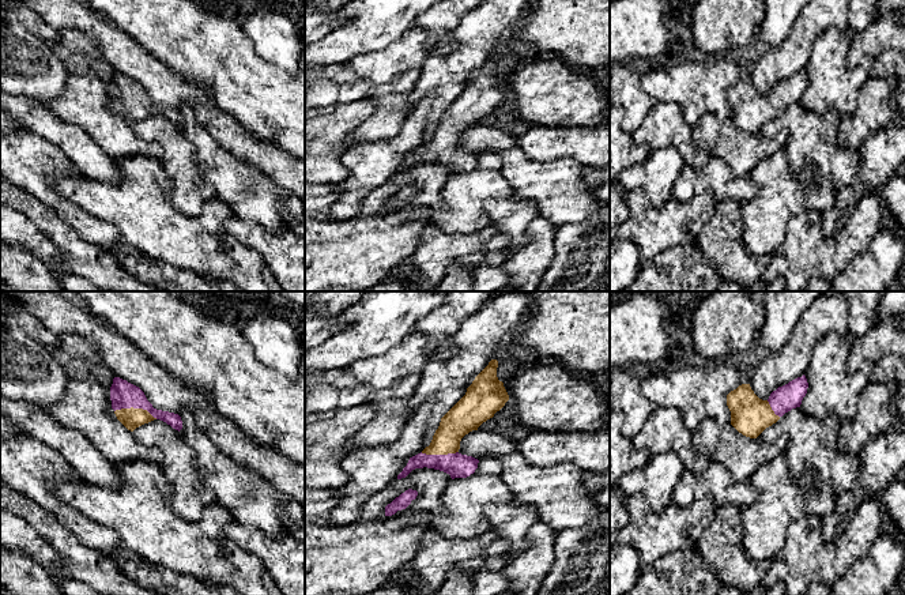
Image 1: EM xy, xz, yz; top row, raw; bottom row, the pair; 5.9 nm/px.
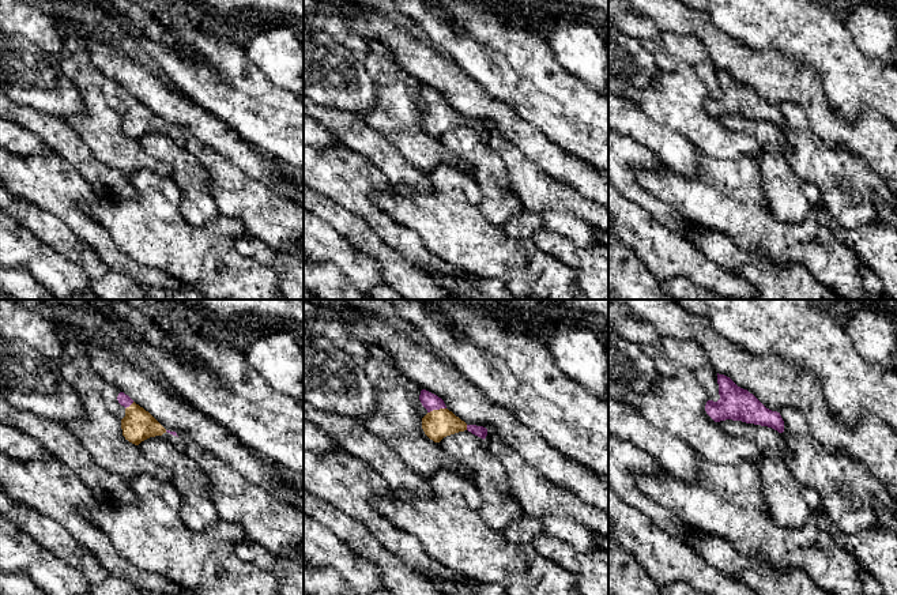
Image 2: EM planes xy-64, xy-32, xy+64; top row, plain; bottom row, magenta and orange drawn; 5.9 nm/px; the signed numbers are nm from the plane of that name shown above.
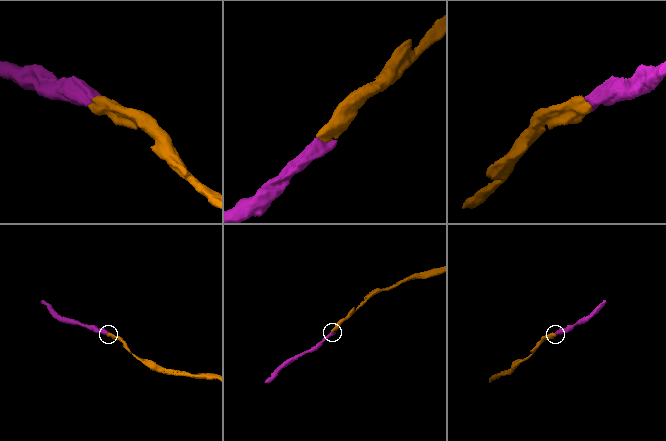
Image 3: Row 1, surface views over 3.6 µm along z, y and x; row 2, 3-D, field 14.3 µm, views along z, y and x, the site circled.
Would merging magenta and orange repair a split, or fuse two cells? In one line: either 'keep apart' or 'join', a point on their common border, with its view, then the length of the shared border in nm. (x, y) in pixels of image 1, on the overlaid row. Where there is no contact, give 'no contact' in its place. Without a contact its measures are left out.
join | xy (136, 407) | 260 nm

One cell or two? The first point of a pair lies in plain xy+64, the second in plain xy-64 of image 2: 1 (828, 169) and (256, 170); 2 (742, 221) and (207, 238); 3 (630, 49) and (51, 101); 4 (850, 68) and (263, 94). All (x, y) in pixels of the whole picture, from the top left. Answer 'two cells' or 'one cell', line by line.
1: two cells
2: one cell
3: one cell
4: one cell

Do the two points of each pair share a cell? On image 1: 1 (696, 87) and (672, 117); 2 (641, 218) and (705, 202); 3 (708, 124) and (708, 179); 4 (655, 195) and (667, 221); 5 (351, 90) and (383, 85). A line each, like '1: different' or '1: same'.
1: different
2: same
3: different
4: different
5: different

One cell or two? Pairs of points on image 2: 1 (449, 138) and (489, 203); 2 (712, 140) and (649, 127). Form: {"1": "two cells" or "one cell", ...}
{"1": "one cell", "2": "two cells"}

